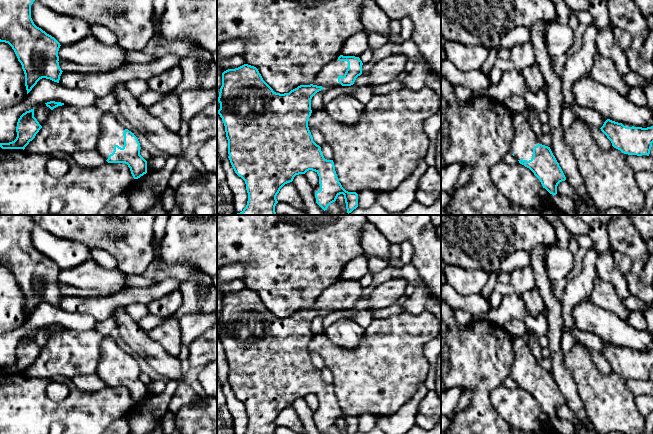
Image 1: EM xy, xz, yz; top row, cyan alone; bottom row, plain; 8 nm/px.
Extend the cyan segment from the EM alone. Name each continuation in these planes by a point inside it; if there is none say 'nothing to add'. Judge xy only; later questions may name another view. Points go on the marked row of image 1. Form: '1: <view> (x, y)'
1: xy (112, 131)

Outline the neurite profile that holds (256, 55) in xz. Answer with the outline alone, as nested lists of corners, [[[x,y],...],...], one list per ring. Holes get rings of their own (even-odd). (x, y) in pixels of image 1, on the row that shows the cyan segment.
[[[217,0],[217,44],[232,39],[243,39],[245,44],[245,64],[258,69],[263,80],[274,92],[284,94],[300,85],[312,84],[320,69],[341,55],[346,40],[355,33],[364,30],[360,19],[360,8],[364,0]]]

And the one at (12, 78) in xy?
[[[0,42],[0,110],[10,108],[27,96],[21,63],[5,42]]]

